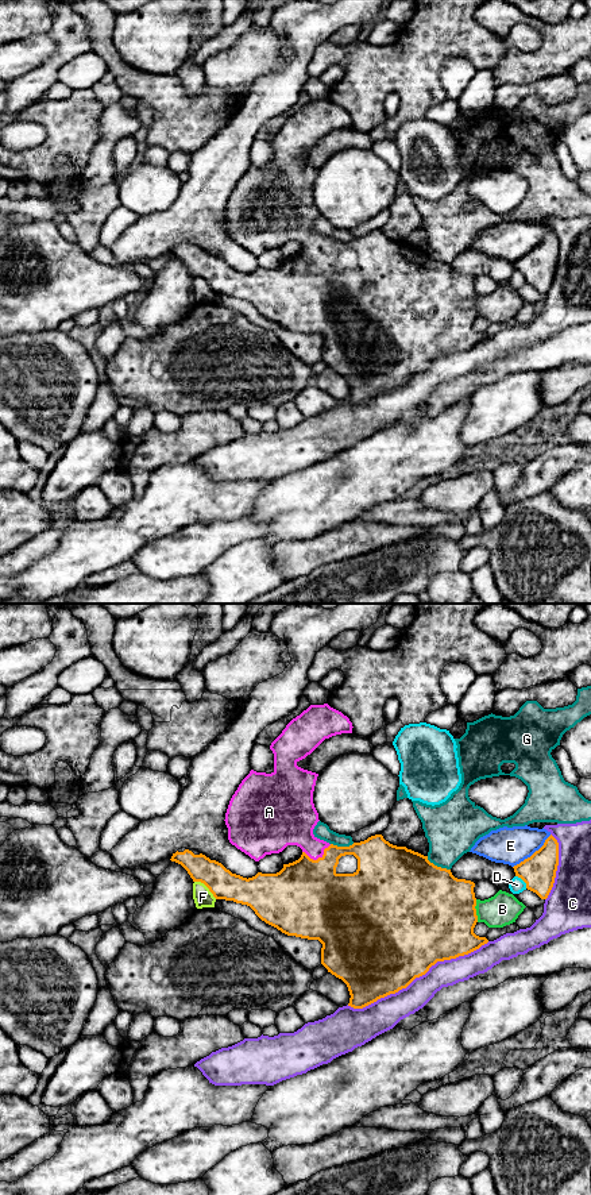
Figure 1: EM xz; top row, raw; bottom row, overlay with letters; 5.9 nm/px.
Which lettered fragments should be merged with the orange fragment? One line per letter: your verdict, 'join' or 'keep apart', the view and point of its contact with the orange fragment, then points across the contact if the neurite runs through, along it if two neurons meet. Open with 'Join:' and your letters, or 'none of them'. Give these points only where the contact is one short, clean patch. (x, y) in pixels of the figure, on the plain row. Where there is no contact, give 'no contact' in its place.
Join: A
A: join | xz (319, 253) | across xz (308, 293), (308, 281), (319, 253), (292, 220)
B: keep apart | xz (475, 305)
C: keep apart | xz (417, 372)
D: keep apart | xz (522, 274)
E: keep apart | xz (533, 249)
F: keep apart | xz (207, 281)
G: keep apart | xz (436, 261)

